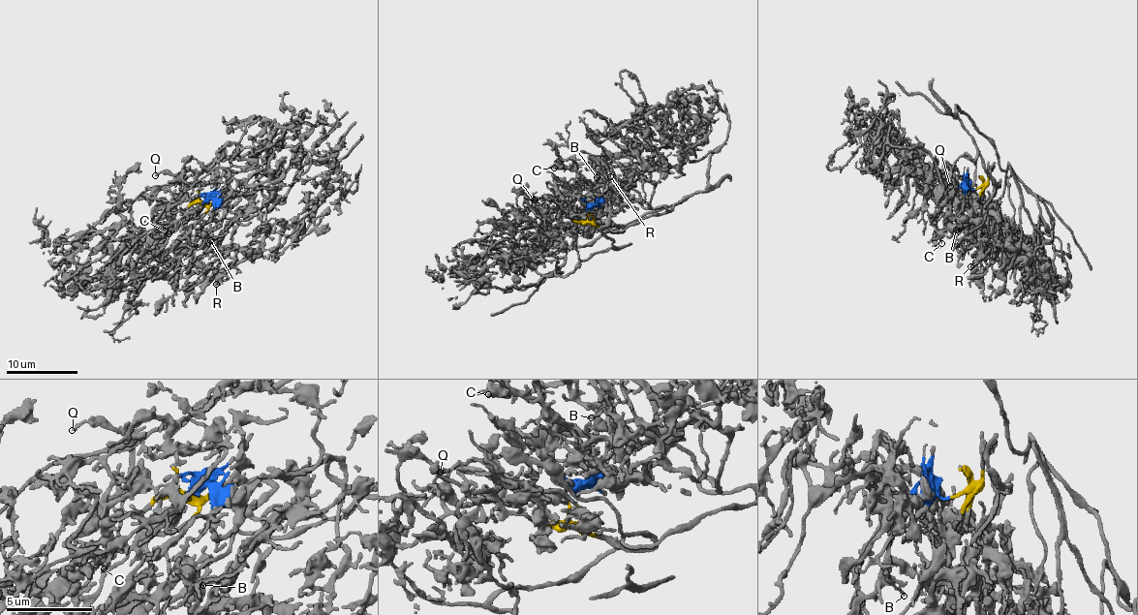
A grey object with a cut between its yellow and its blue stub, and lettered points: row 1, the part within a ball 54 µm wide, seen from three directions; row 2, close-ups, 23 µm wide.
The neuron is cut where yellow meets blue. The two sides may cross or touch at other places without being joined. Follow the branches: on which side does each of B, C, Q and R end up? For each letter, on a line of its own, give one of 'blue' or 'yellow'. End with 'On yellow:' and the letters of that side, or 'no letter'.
B: yellow
C: blue
Q: yellow
R: yellow
On yellow: B, Q, R

